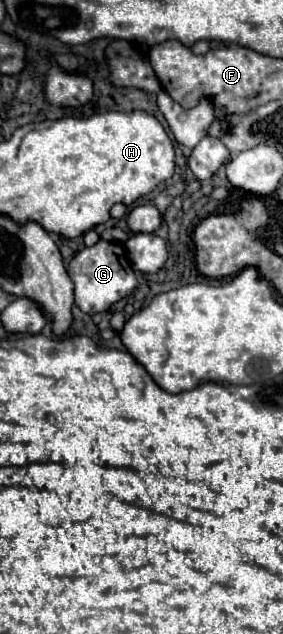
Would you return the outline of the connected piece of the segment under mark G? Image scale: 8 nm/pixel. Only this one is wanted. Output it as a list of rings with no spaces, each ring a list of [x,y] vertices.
[[[103,239],[97,241],[93,247],[85,247],[83,251],[79,251],[71,259],[69,277],[75,285],[75,305],[83,313],[107,311],[113,303],[123,299],[125,295],[129,295],[137,285],[135,271],[133,271],[133,265],[129,261],[127,249],[117,245],[117,243],[103,241]]]

